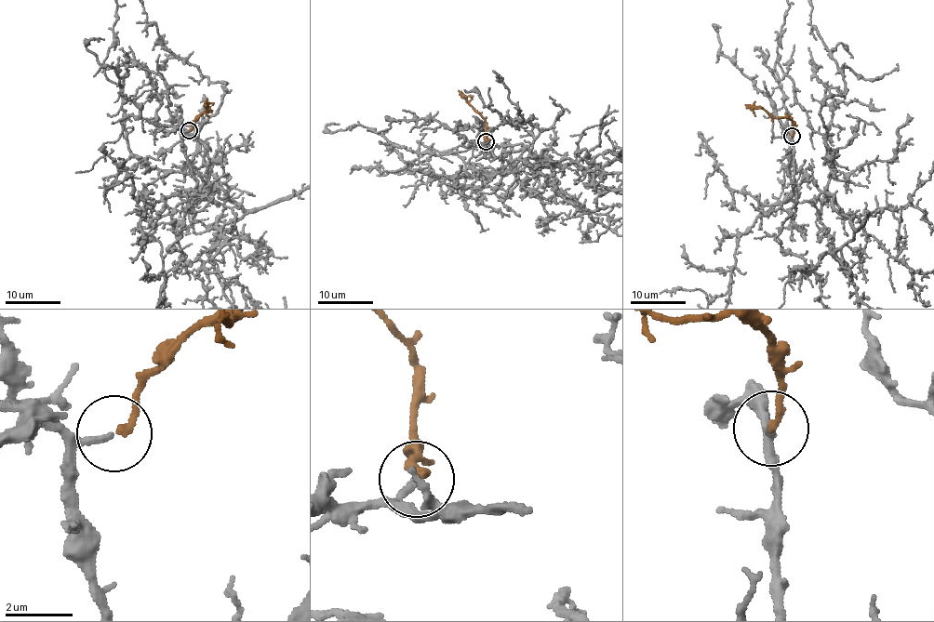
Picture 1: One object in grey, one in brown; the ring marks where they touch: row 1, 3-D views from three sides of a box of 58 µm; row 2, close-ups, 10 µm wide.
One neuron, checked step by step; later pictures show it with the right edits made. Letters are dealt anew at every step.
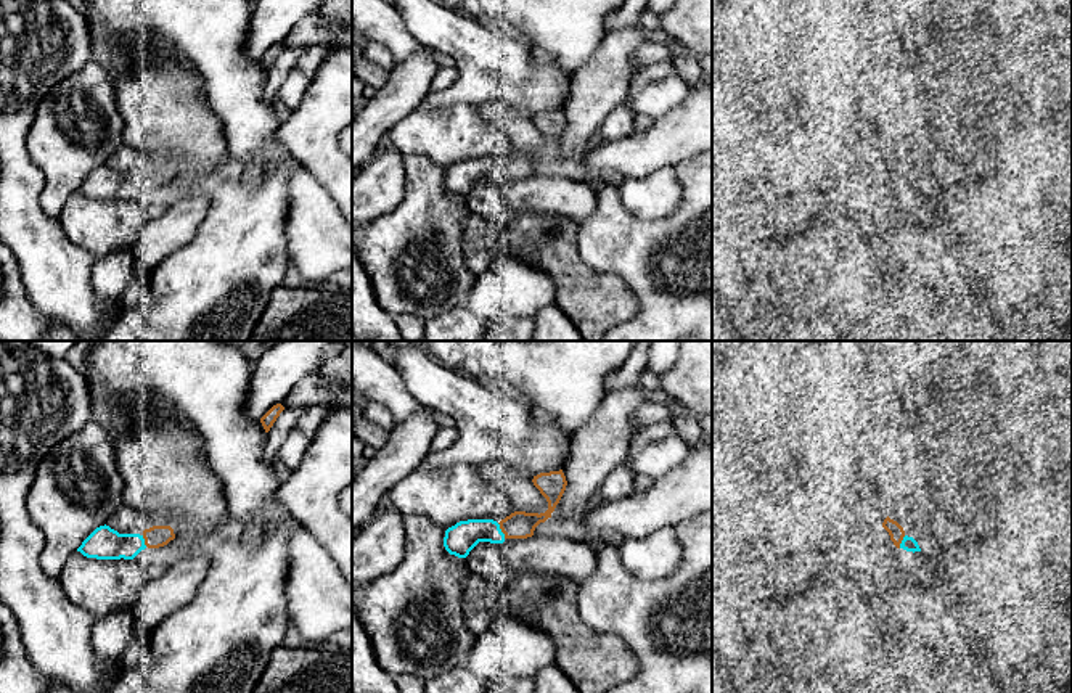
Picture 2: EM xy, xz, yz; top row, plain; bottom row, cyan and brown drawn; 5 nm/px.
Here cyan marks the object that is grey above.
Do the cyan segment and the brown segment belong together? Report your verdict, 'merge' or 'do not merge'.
merge

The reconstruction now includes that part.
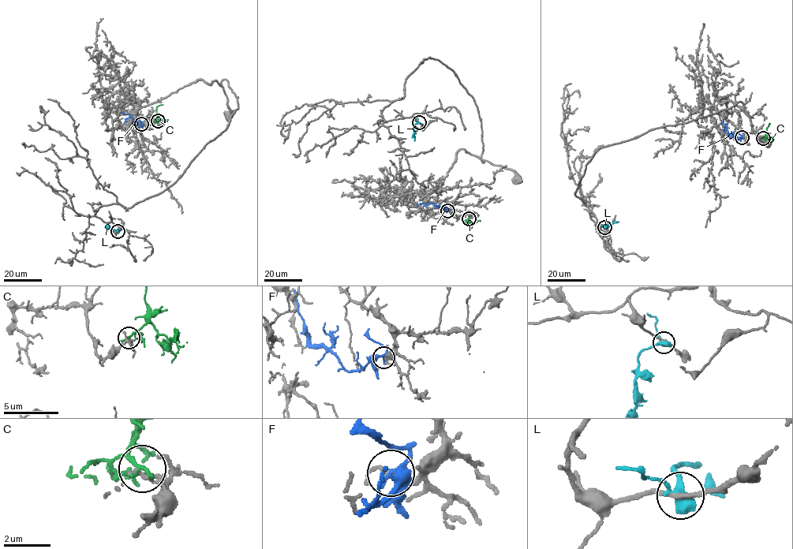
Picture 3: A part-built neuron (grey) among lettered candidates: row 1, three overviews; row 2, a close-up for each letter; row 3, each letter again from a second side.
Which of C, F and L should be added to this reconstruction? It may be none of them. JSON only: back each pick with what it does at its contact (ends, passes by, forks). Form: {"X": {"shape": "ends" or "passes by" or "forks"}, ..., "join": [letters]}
{"join": []}

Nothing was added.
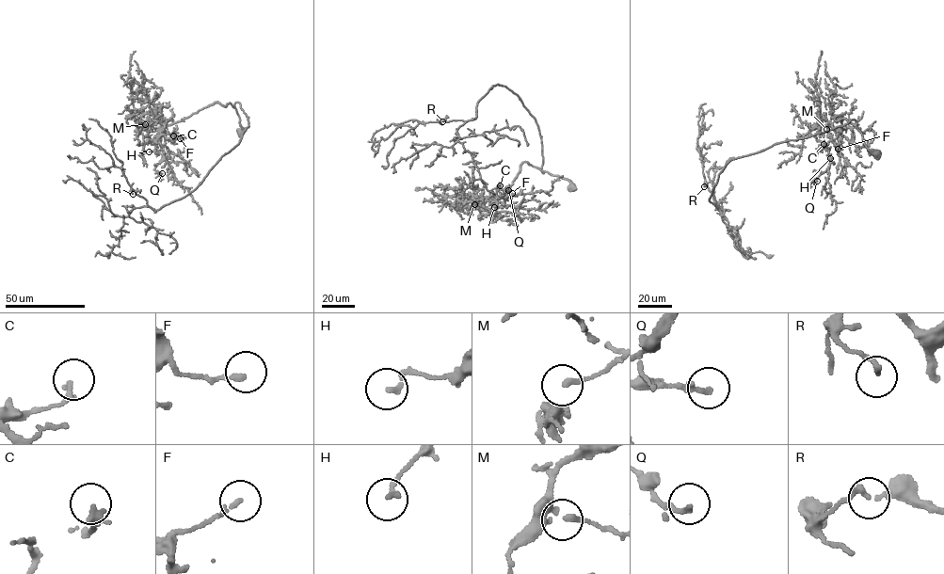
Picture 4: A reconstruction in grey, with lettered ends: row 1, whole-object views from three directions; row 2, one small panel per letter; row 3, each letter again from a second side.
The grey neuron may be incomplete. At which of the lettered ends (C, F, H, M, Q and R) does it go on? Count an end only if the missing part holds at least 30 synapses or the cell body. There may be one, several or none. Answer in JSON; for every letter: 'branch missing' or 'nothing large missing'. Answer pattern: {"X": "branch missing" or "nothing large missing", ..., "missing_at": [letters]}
{"C": "nothing large missing", "F": "nothing large missing", "H": "nothing large missing", "M": "nothing large missing", "Q": "nothing large missing", "R": "nothing large missing", "missing_at": []}

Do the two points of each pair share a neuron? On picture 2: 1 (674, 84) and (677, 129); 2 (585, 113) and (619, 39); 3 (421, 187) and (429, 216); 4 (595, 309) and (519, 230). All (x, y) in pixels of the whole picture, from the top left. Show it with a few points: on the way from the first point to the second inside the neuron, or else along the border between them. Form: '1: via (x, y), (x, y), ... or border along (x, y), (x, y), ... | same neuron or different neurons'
1: border along (691, 90), (656, 119) | different neurons
2: via (593, 95), (613, 68), (616, 57) | same neuron
3: via (423, 193), (426, 209) | same neuron
4: via (579, 288), (540, 248) | same neuron

